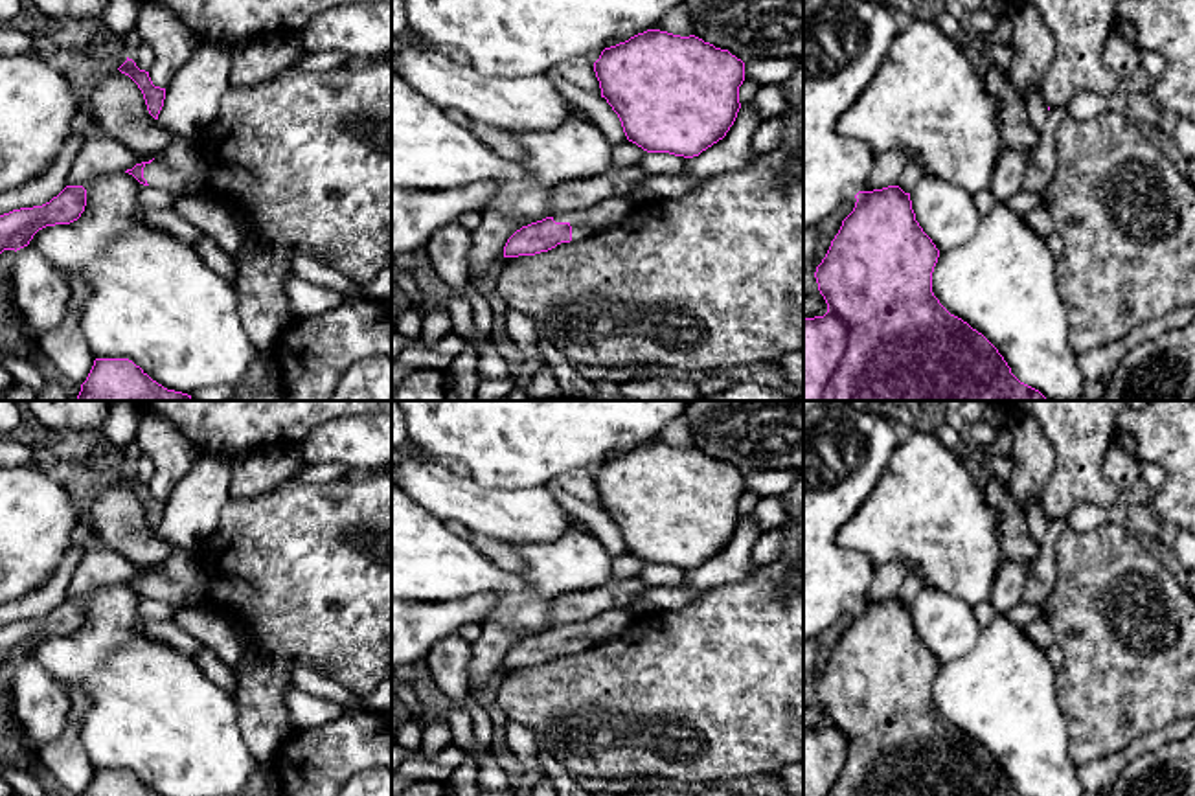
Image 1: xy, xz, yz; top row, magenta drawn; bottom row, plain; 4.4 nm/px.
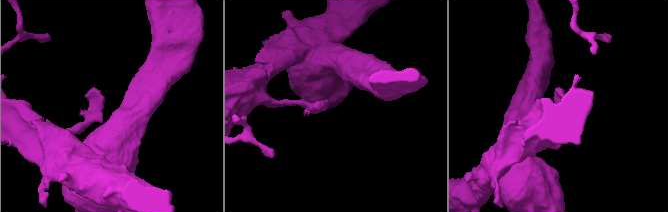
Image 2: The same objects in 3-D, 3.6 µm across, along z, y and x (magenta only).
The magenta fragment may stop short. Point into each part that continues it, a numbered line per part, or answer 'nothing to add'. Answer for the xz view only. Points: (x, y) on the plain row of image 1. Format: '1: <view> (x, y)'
1: xz (611, 624)

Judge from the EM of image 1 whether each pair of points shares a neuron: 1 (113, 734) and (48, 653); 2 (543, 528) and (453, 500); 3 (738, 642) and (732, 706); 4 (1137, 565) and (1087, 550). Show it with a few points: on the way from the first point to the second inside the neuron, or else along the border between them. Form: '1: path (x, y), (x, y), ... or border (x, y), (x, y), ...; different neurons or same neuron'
1: path (113, 710), (113, 703), (72, 662); same neuron
2: path (521, 515), (491, 513), (475, 506); same neuron
3: path (738, 659), (738, 682), (732, 690); same neuron
4: path (1124, 565), (1100, 563); same neuron

